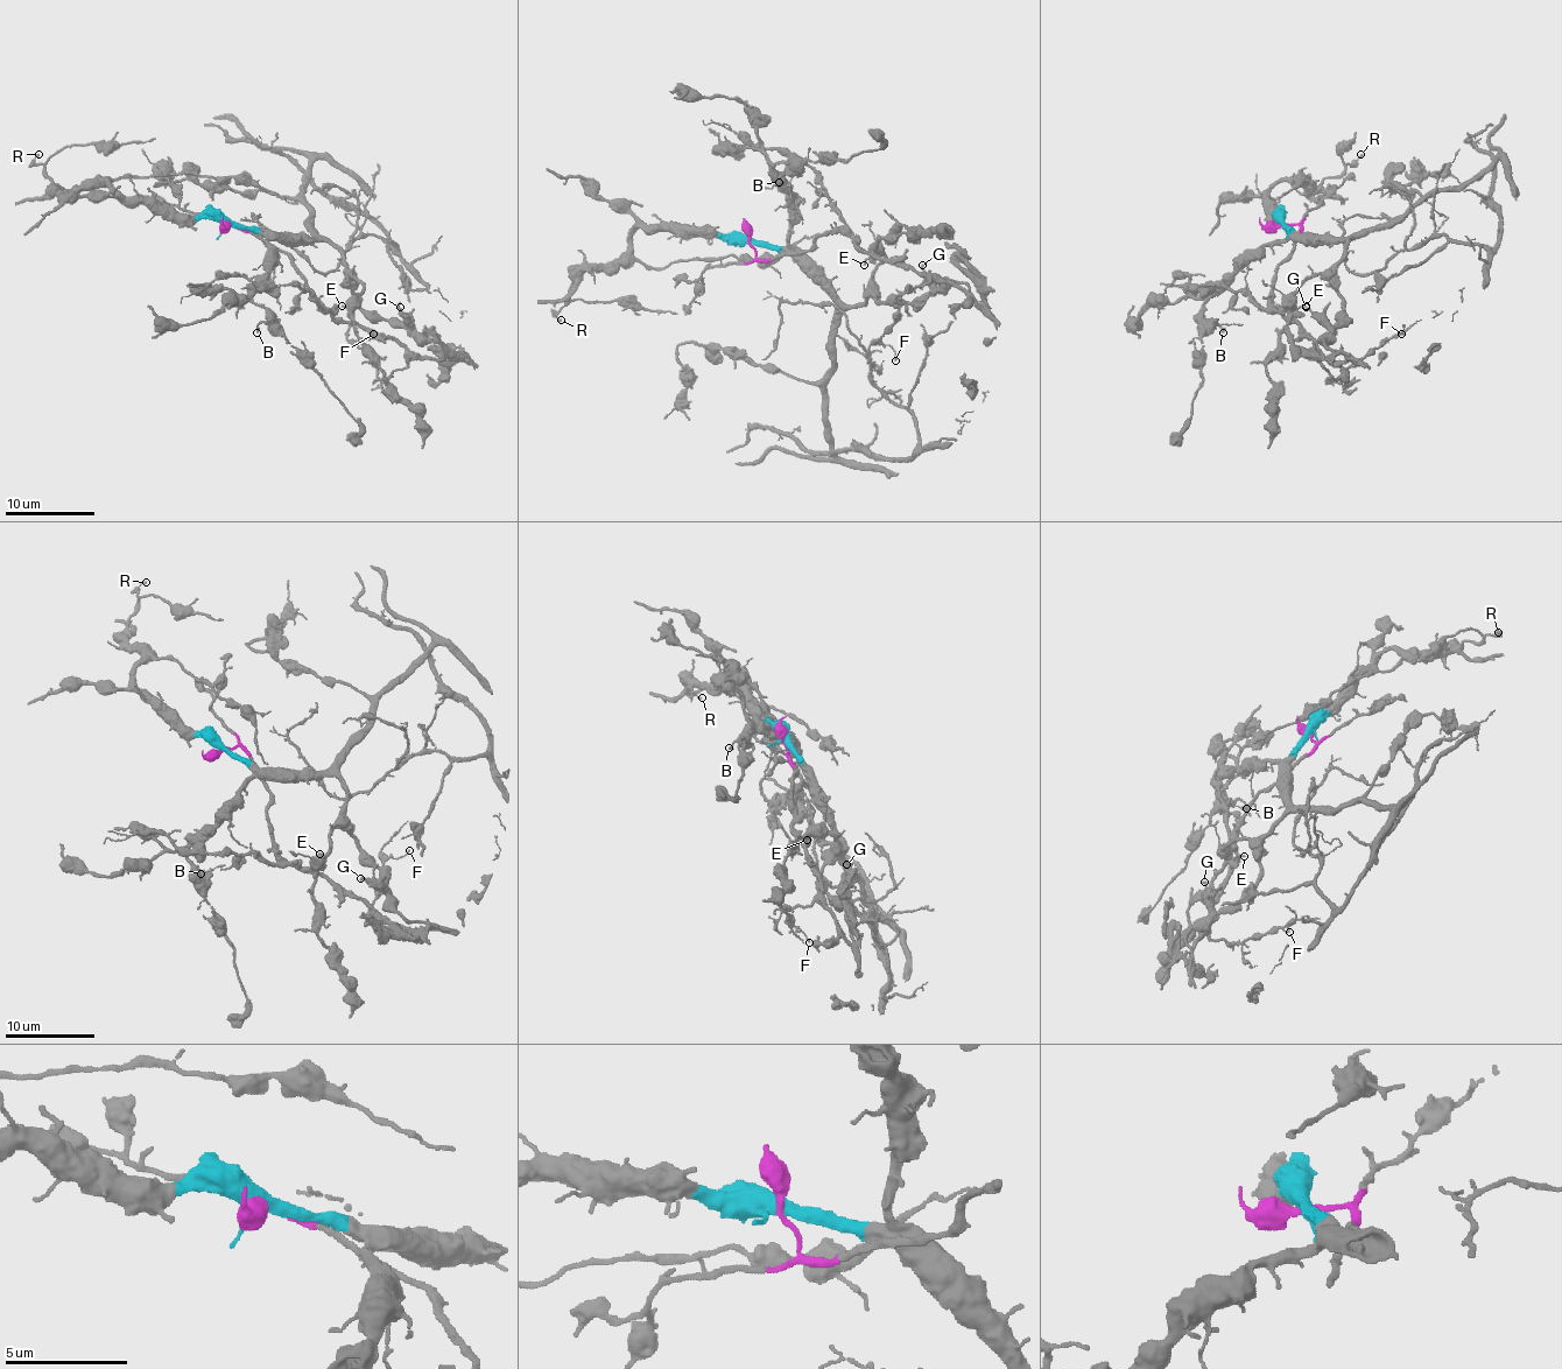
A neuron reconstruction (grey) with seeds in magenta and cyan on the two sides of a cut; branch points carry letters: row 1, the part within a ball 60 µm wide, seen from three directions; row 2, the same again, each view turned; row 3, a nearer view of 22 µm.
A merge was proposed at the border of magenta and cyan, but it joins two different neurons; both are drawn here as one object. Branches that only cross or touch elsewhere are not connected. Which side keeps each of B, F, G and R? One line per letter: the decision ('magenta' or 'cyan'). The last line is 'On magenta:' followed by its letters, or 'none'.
B: cyan
F: magenta
G: cyan
R: cyan
On magenta: F

